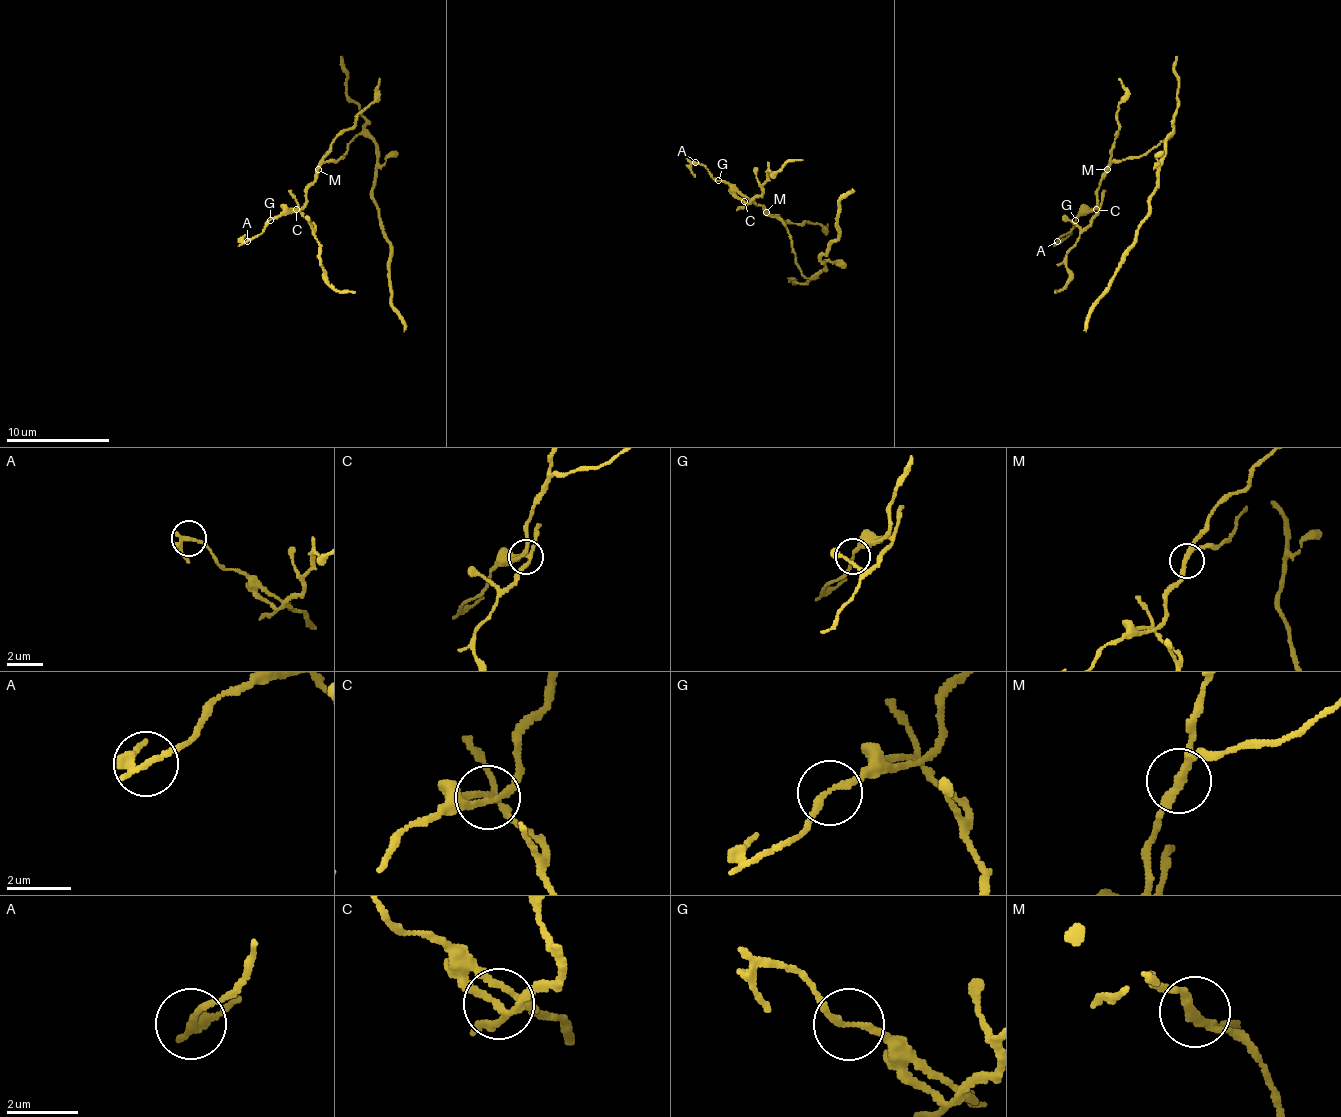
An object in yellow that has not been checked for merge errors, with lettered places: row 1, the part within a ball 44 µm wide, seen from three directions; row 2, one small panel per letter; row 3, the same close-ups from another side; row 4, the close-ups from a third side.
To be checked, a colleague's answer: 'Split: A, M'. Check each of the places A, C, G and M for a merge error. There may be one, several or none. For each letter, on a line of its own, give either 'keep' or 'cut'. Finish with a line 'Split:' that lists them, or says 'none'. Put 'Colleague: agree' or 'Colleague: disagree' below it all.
A: keep
C: cut
G: keep
M: cut
Split: C, M
Colleague: disagree

